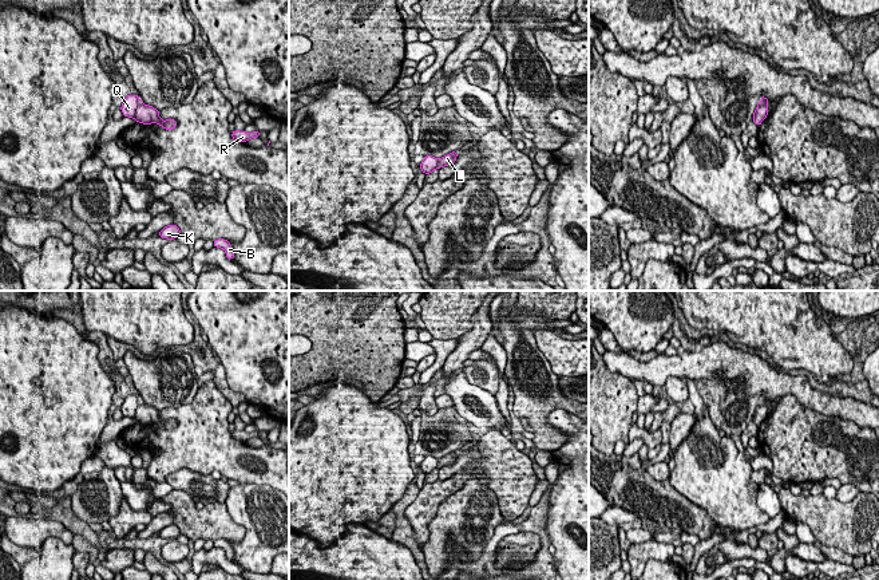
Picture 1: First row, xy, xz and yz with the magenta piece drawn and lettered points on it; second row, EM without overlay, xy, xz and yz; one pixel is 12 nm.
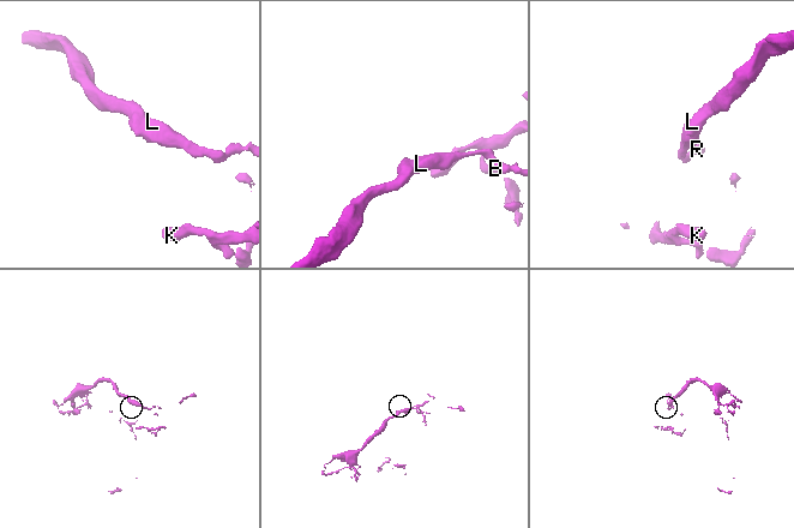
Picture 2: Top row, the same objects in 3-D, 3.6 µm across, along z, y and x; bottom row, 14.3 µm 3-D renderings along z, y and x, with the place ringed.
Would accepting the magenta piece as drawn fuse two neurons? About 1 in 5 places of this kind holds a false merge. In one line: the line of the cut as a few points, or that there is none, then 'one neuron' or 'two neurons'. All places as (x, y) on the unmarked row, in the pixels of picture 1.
xy (141, 402), (134, 417) | two neurons

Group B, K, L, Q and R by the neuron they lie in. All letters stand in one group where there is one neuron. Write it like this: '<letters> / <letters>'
B K L R / Q

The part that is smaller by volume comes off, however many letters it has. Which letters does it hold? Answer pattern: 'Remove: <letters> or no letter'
Remove: B, K, L, R

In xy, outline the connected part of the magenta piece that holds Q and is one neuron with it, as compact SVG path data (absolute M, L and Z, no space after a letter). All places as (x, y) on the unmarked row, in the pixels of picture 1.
M127 395L123 399L123 405L120 406L123 417L135 418L135 411L139 403L140 403L140 399L138 395Z

